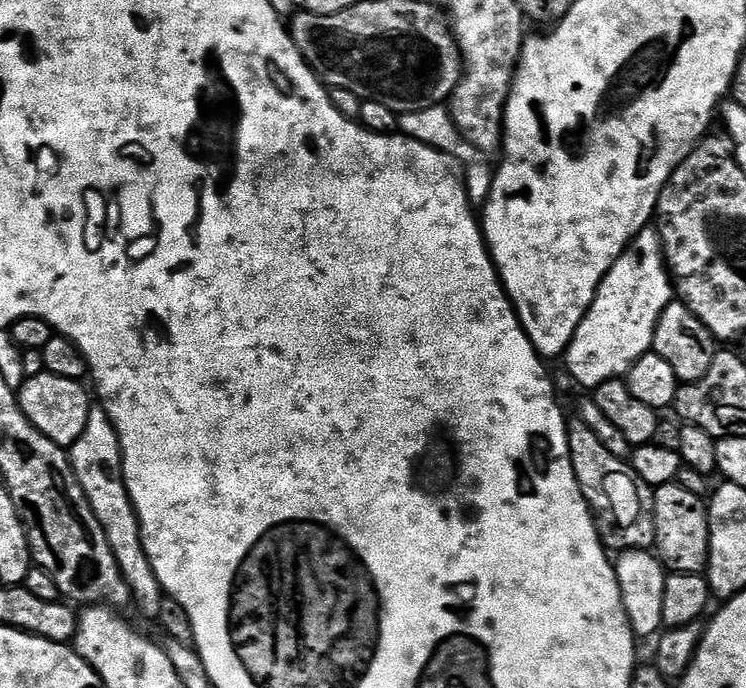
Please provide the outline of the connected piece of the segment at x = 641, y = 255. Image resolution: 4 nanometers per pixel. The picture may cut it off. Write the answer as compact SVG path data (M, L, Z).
M649 226L628 243L627 250L602 278L590 310L574 330L574 338L562 357L563 363L568 363L569 374L588 390L595 390L607 380L627 377L630 366L652 351L658 318L673 300L674 285L664 262L660 236L655 227Z

